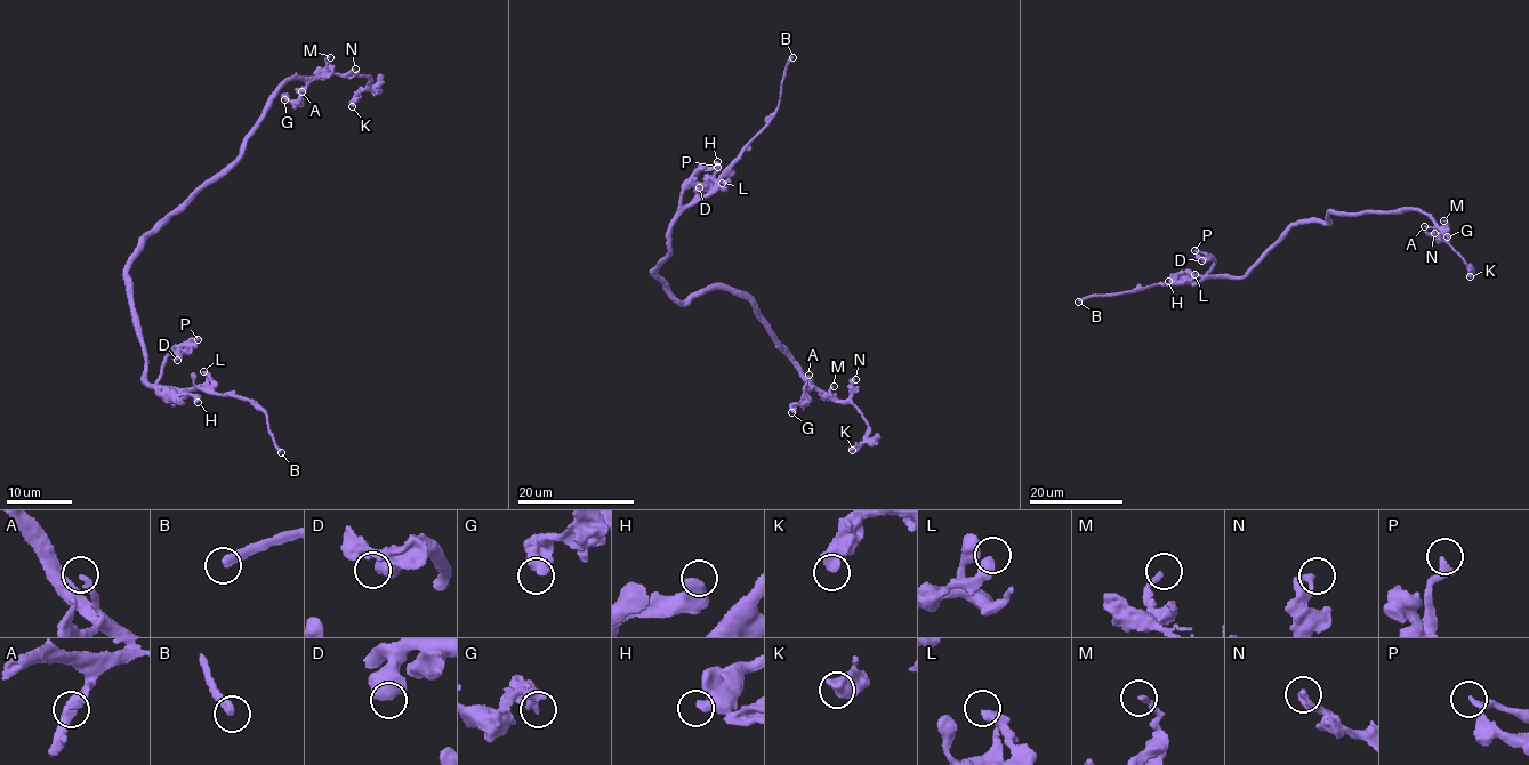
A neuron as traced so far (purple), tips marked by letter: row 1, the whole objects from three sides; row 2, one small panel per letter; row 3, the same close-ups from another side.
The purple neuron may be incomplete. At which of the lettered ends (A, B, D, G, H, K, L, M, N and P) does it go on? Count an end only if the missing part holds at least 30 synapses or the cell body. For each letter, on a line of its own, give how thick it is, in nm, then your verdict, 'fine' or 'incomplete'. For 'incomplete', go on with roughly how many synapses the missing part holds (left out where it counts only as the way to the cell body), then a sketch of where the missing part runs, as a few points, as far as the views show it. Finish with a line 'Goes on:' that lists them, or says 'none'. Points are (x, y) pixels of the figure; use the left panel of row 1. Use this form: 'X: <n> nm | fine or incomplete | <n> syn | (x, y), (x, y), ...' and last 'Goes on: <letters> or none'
A: 200 nm | fine
B: 380 nm | incomplete
D: 650 nm | fine
G: 500 nm | fine
H: 550 nm | fine
K: 480 nm | fine
L: 440 nm | fine
M: 200 nm | fine
N: 240 nm | fine
P: 280 nm | fine
Goes on: B

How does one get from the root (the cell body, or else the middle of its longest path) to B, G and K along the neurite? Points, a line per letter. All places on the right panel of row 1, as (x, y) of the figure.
B: (1308, 222), (1293, 226), (1240, 278), (1161, 283), (1135, 291), (1088, 296), (1078, 302)
G: (1308, 222), (1328, 223), (1328, 215), (1333, 212), (1343, 215), (1415, 209), (1427, 214), (1440, 238), (1447, 236)
K: (1308, 222), (1328, 223), (1333, 212), (1415, 209), (1442, 230), (1471, 271), (1470, 276)

